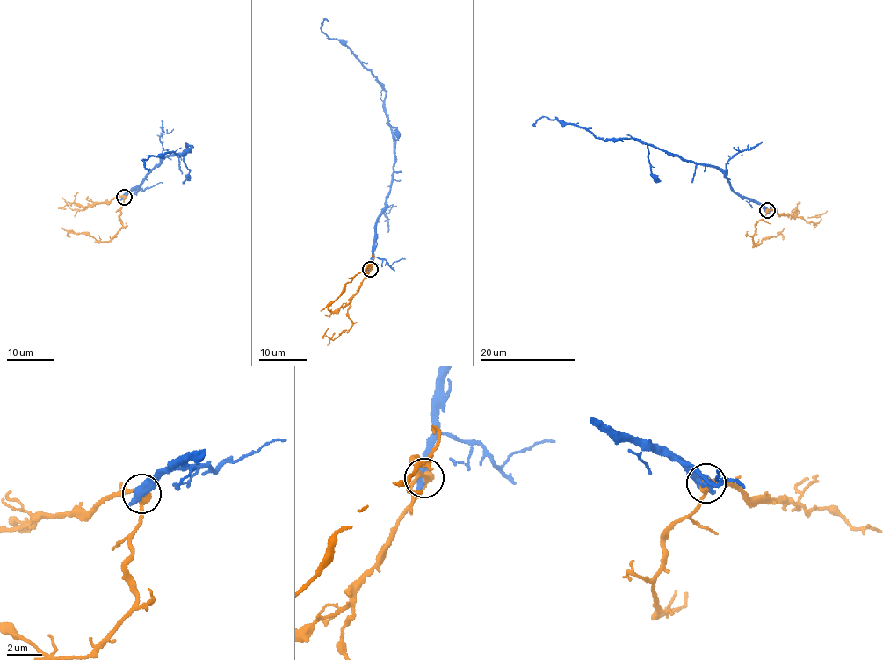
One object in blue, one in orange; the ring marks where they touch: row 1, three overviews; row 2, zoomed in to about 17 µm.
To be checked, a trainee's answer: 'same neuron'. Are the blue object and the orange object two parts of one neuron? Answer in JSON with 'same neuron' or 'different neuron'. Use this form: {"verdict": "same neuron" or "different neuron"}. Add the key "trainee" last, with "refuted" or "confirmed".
{"verdict": "different neuron", "trainee": "refuted"}

